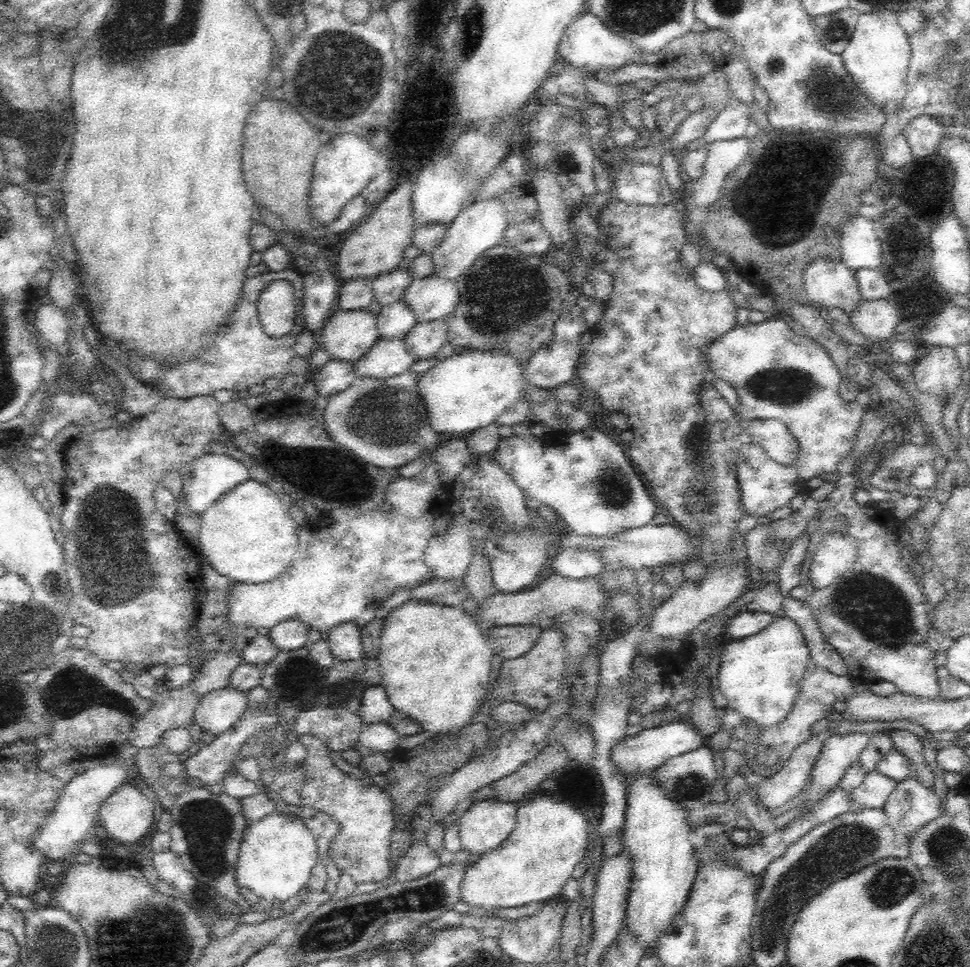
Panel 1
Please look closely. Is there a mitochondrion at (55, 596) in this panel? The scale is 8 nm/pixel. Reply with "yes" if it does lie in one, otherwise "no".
yes

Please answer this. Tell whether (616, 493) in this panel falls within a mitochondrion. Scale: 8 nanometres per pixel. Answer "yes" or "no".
yes

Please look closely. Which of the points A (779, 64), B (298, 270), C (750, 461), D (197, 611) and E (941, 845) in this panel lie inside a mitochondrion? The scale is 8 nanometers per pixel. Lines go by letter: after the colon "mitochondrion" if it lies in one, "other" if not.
A: mitochondrion
B: other
C: other
D: other
E: mitochondrion

